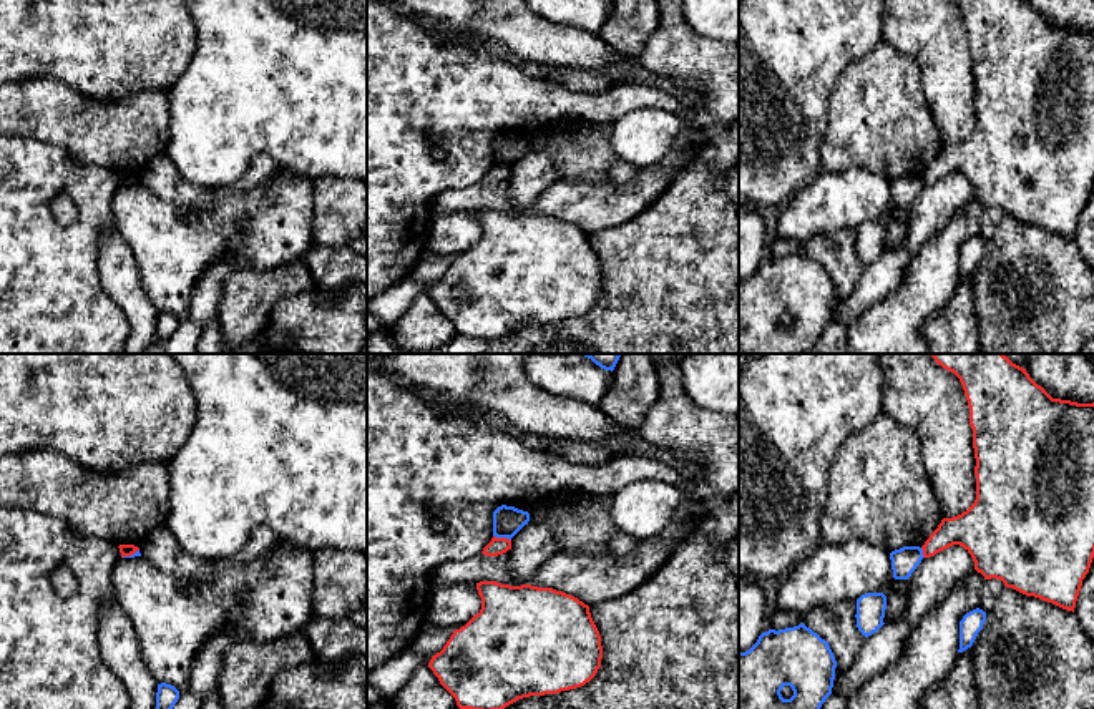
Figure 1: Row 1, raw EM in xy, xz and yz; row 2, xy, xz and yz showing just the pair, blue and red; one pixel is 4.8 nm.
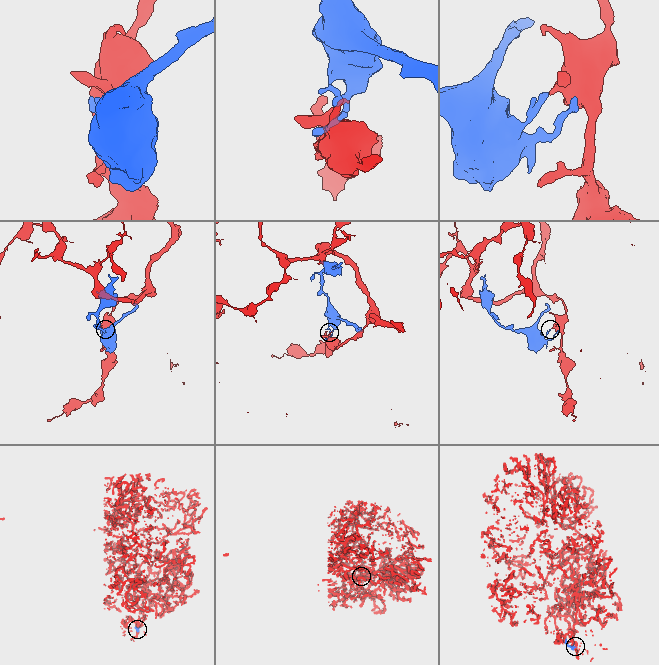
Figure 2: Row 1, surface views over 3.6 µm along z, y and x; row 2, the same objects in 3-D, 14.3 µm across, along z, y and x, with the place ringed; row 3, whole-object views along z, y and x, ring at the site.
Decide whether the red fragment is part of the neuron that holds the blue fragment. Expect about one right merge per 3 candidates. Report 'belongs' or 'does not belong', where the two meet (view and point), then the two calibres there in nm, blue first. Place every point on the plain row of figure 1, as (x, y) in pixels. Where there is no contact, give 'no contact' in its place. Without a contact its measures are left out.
does not belong | xz (502, 165) | 140/80 nm

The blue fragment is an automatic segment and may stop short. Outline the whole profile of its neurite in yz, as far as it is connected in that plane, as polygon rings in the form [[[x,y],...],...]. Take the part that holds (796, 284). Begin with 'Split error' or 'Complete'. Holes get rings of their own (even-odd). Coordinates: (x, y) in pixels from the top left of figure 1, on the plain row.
Complete. [[[803,251],[769,257],[745,281],[739,281],[739,354],[812,354],[822,332],[832,322],[837,289],[825,267]]]

